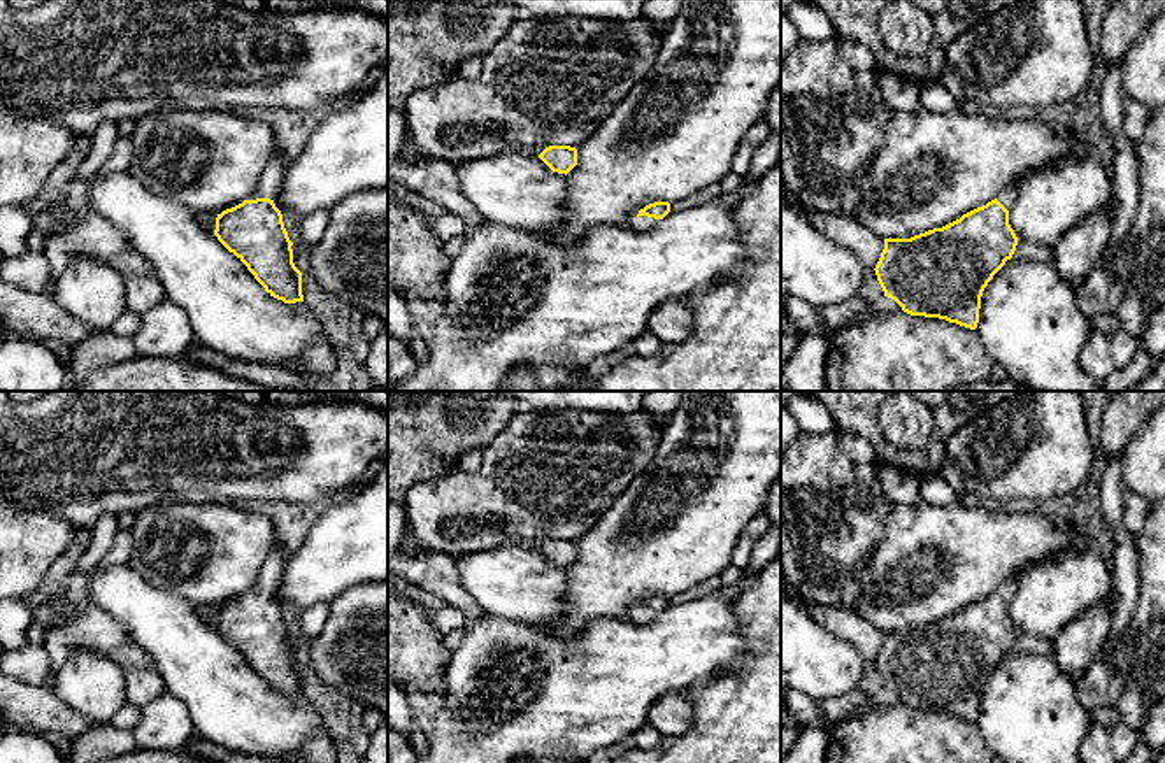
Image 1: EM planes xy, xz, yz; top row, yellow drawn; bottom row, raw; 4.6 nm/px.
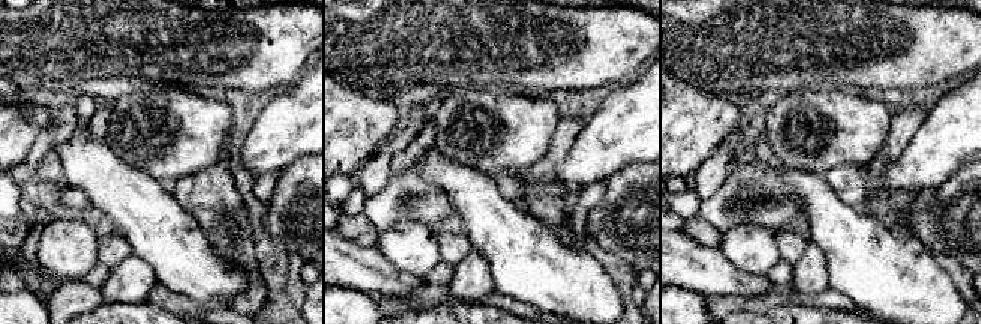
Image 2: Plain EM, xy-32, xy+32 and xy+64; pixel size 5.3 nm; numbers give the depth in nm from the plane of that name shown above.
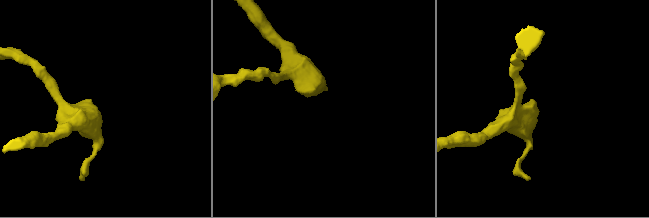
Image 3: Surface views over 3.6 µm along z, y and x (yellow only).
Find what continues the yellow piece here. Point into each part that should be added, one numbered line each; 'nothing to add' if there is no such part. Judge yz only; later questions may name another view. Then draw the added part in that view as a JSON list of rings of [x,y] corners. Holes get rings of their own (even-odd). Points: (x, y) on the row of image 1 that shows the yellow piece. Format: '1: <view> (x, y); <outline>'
1: yz (1006, 197); [[[1009,184],[1009,186],[997,196],[997,200],[998,200],[1007,210],[1012,207],[1014,195],[1016,195],[1016,186],[1018,186],[1018,184]]]

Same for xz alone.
1: xz (641, 223); [[[639,216],[630,223],[630,226],[639,232],[646,232],[646,230],[651,230],[653,226],[656,226],[658,223],[660,223],[660,219]]]

